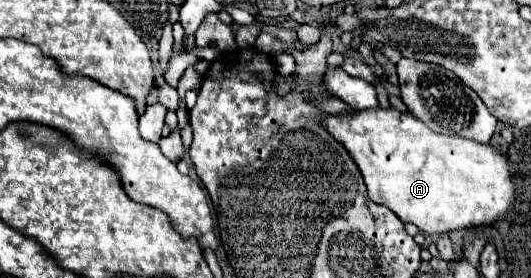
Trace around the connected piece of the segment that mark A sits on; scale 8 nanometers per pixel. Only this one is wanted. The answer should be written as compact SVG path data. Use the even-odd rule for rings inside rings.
M380 106L326 116L324 128L356 162L370 200L390 208L402 222L412 222L422 232L442 234L492 226L512 206L514 184L508 158L490 144L432 132L412 114Z

